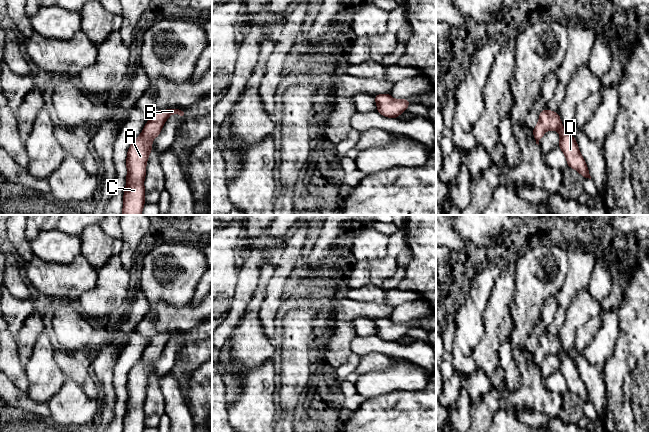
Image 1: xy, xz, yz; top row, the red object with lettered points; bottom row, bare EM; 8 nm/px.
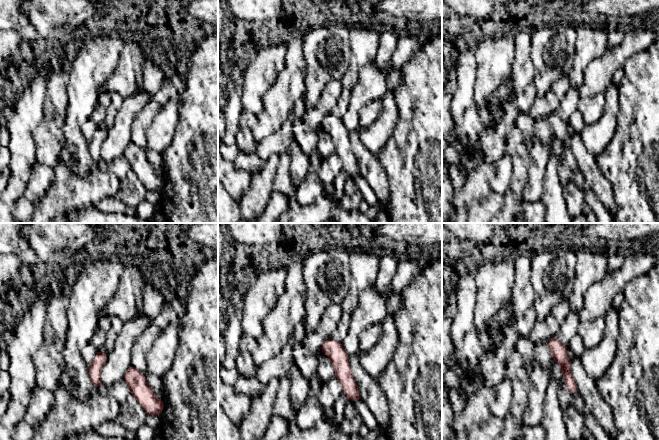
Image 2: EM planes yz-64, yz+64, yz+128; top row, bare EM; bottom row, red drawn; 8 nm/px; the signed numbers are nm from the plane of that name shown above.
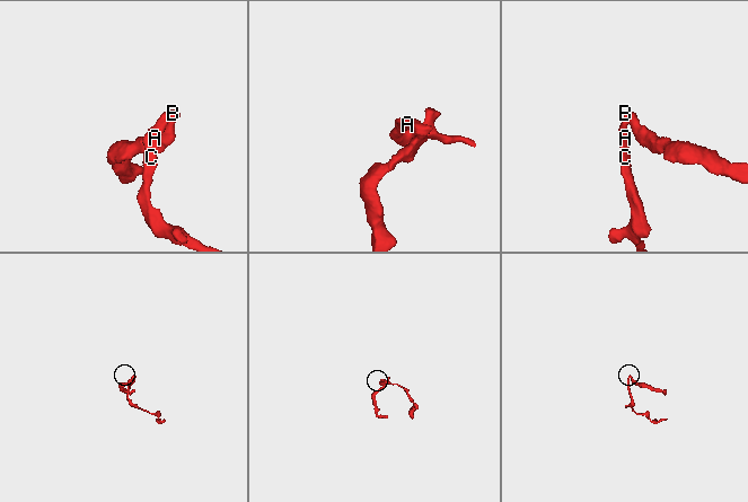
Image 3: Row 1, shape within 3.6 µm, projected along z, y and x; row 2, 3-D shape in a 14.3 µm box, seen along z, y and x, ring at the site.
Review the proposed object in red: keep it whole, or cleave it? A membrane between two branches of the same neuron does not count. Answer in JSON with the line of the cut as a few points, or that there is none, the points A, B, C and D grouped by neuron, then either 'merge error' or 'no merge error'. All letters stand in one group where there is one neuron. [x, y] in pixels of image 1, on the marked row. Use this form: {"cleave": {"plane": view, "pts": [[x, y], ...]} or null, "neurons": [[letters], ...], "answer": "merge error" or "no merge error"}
{"cleave": null, "neurons": [["A", "B", "C", "D"]], "answer": "no merge error"}

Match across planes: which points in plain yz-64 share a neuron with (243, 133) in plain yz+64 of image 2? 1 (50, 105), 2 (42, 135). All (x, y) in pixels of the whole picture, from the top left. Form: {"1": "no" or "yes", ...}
{"1": "no", "2": "no"}

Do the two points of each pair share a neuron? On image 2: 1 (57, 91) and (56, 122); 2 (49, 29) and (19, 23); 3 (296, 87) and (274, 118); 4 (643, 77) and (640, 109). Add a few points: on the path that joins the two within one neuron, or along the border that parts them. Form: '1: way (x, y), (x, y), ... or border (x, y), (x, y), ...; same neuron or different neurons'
1: way (56, 99), (56, 114); same neuron
2: border (20, 10), (42, 37); different neurons
3: way (288, 95), (276, 107), (276, 110); same neuron
4: way (643, 85), (643, 101); same neuron

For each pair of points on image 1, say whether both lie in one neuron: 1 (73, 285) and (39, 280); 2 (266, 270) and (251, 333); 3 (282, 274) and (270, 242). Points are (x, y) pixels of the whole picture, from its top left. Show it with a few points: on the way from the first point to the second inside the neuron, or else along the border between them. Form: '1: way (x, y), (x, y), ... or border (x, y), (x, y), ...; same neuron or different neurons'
1: way (65, 280), (47, 280); same neuron
2: way (262, 286), (251, 317); same neuron
3: border (291, 266), (281, 263), (275, 269); different neurons

